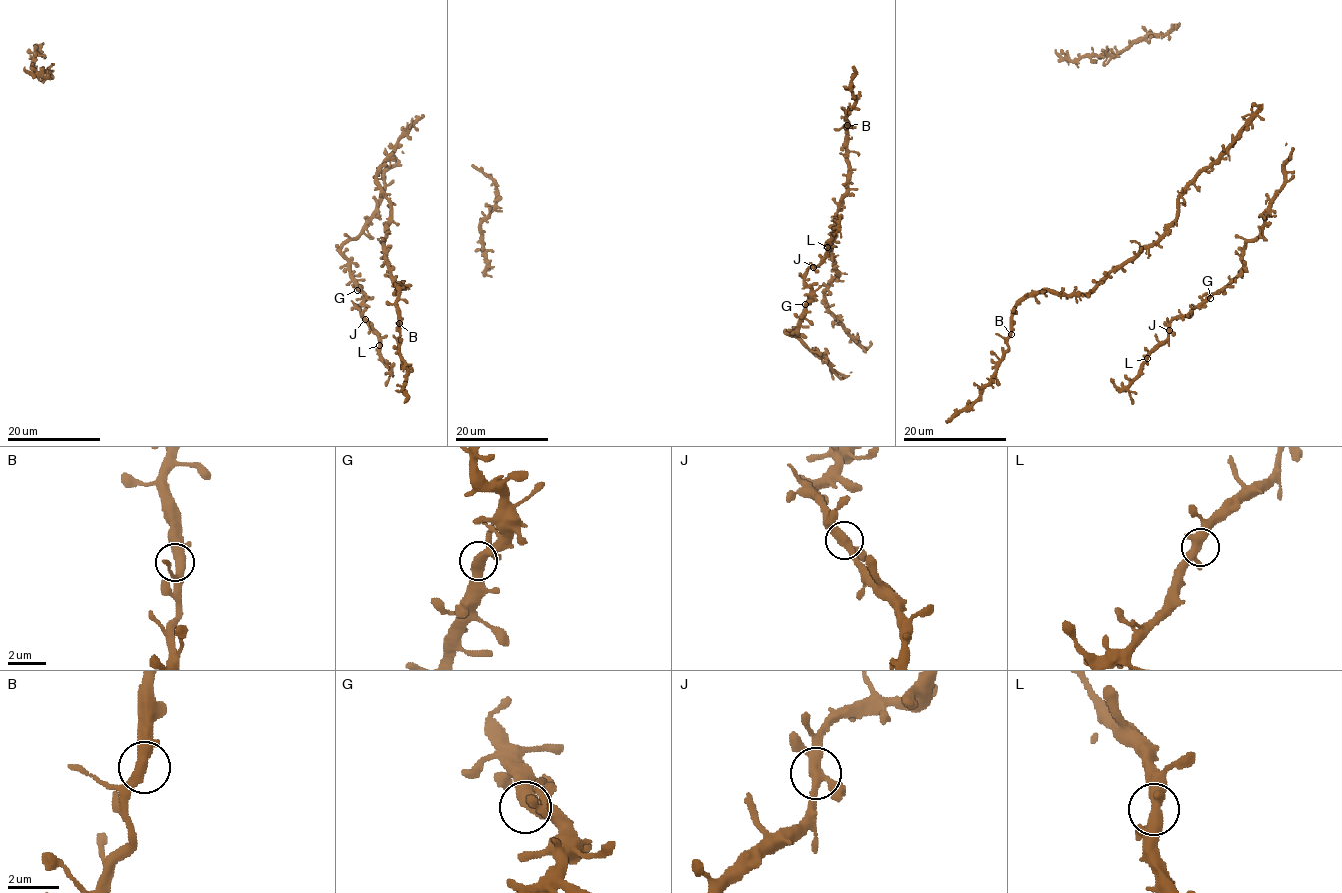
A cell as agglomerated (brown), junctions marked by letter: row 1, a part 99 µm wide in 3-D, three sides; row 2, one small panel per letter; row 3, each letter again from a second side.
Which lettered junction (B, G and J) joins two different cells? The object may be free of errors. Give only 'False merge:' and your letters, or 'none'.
False merge: none

